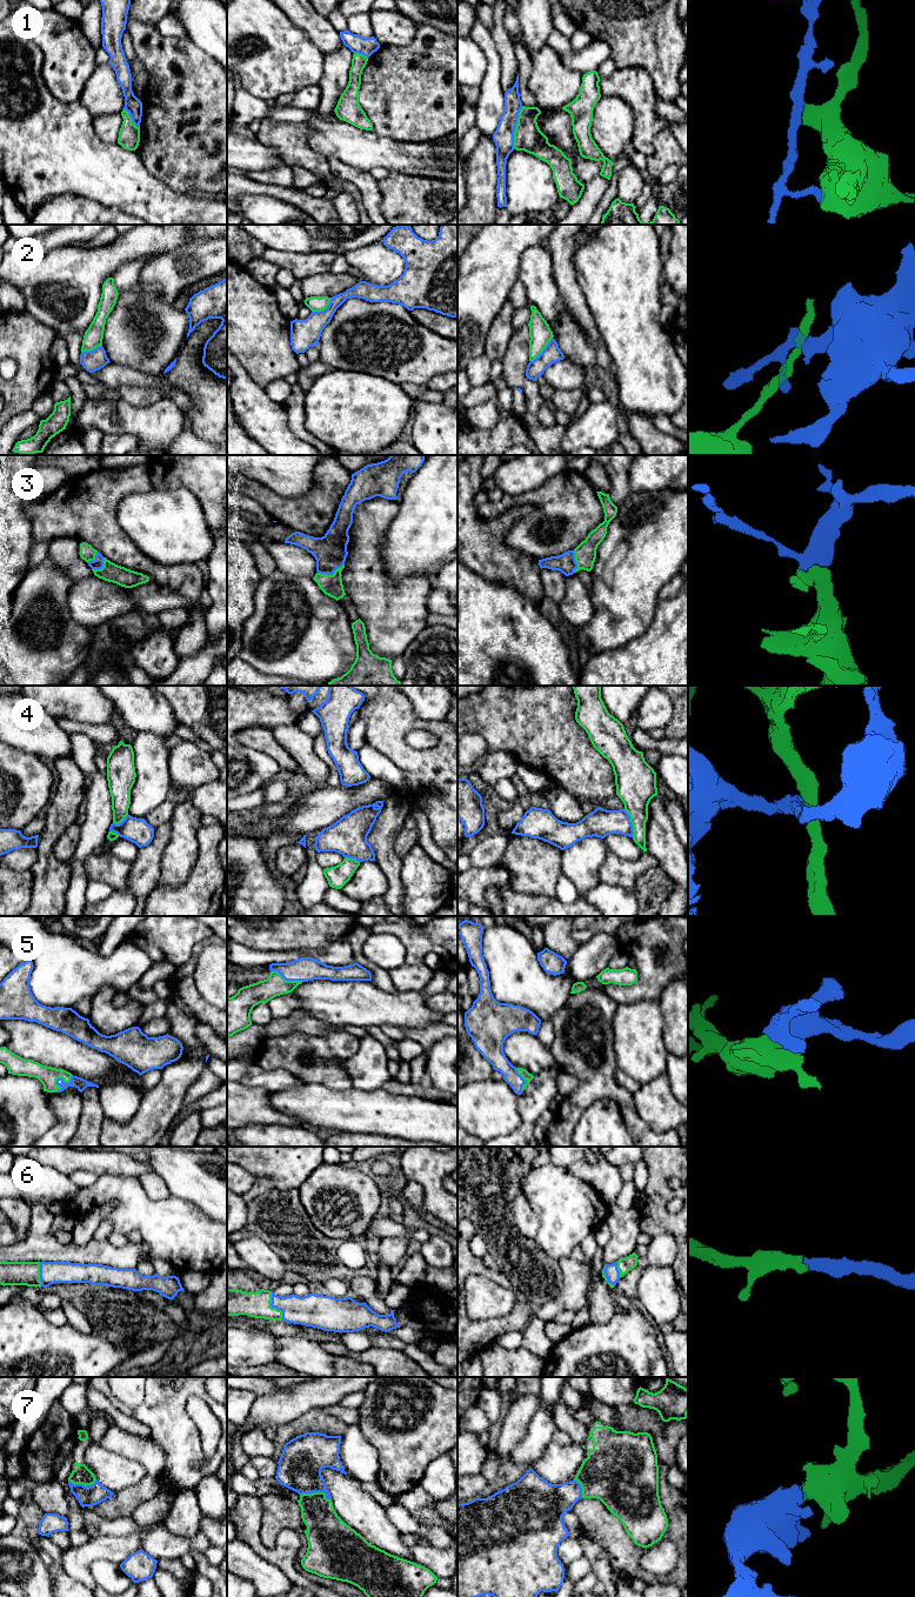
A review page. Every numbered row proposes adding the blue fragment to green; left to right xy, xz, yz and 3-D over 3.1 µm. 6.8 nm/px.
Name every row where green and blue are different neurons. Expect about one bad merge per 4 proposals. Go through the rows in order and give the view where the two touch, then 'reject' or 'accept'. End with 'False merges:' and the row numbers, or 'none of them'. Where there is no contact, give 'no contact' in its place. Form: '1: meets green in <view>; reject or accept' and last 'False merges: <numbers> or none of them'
1: meets green in yz; reject
2: meets green in yz; reject
3: meets green in xz; accept
4: meets green in yz; reject
5: meets green in xy; accept
6: meets green in xz; accept
7: meets green in xz; accept
False merges: 1, 2, 4

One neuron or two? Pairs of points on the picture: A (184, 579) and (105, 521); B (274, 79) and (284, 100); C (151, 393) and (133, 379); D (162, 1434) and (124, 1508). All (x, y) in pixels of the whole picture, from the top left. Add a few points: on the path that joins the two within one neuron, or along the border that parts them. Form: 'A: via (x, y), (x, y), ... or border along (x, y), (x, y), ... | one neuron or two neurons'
A: via (162, 574), (139, 562), (119, 542) | one neuron
B: border along (294, 92), (287, 92), (275, 99) | two neurons
C: border along (117, 388), (155, 387), (164, 391), (168, 398) | two neurons
D: border along (151, 1435), (164, 1451), (164, 1469) | two neurons

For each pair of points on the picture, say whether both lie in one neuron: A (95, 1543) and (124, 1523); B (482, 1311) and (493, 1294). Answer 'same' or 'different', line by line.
A: different
B: same

